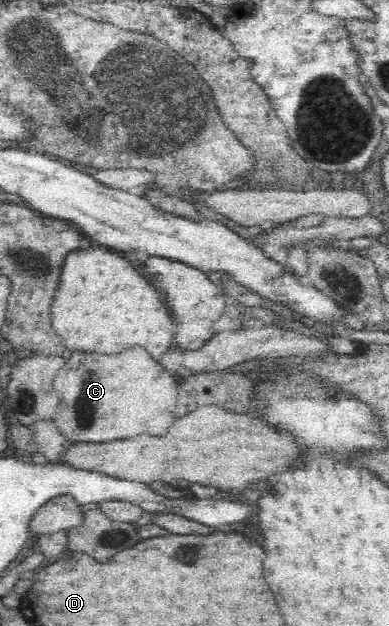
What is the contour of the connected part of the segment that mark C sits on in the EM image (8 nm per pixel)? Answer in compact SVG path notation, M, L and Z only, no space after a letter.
M139 345L115 355L75 350L52 382L60 399L52 420L72 442L100 444L143 433L162 436L175 421L179 385L176 377Z

